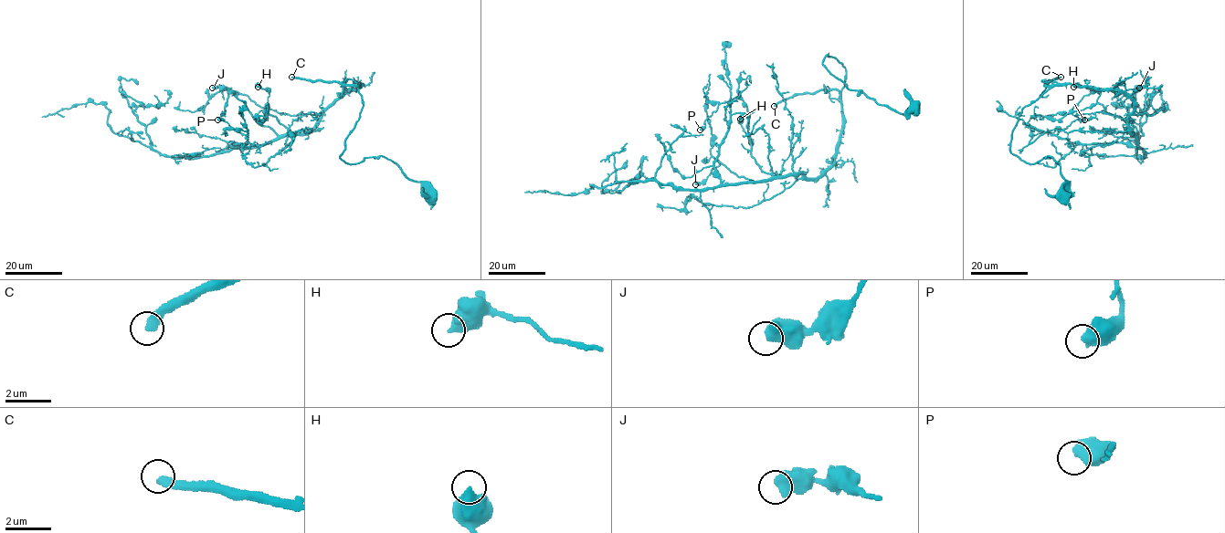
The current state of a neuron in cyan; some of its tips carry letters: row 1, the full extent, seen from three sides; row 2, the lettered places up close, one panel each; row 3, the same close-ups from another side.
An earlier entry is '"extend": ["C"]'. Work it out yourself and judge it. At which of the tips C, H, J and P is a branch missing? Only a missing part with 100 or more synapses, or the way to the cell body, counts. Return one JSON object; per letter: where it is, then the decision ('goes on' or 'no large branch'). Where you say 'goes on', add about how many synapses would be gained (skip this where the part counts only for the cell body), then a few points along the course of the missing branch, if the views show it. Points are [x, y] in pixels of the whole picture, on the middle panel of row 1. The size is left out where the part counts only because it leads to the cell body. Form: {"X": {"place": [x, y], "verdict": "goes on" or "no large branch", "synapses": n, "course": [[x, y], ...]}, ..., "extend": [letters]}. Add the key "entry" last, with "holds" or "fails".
{"C": {"place": [774, 106], "verdict": "goes on", "synapses": 250, "course": [[774, 106], [771, 149], [766, 155], [765, 139], [755, 122], [766, 107], [761, 48], [769, 22], [758, 3]]}, "H": {"place": [740, 119], "verdict": "no large branch"}, "J": {"place": [695, 184], "verdict": "no large branch"}, "P": {"place": [700, 130], "verdict": "no large branch"}, "extend": ["C"], "entry": "holds"}

